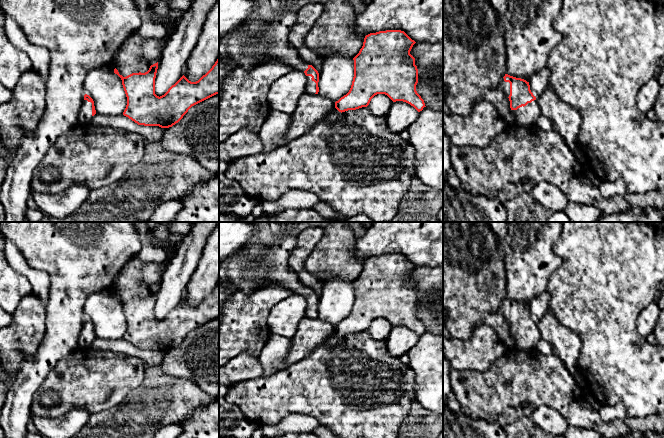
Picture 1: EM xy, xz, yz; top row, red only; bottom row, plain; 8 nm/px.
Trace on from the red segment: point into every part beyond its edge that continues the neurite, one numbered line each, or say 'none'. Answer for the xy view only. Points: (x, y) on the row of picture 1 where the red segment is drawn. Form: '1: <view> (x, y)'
1: xy (85, 115)

